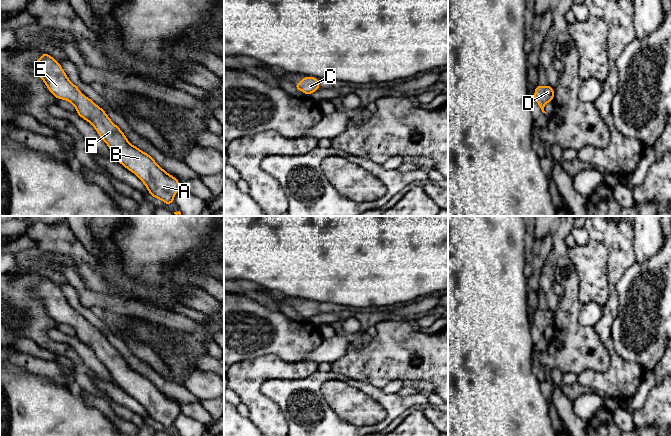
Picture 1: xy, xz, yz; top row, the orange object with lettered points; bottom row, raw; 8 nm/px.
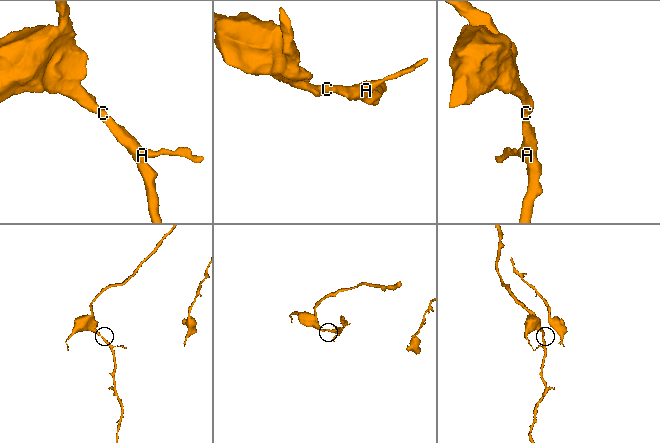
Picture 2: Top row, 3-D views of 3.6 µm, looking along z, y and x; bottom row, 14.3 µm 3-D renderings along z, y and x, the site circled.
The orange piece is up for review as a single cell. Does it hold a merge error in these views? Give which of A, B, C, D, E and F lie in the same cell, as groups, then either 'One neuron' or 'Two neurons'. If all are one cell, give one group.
Groups: A B C D E F. One neuron

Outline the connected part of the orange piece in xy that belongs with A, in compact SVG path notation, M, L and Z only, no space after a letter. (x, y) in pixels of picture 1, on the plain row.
M43 277L34 287L34 295L41 301L48 314L56 321L69 325L76 332L76 337L89 346L97 355L98 359L107 368L112 376L113 382L129 395L134 397L147 411L152 421L162 424L166 429L174 427L175 418L181 413L180 406L162 393L155 384L138 371L130 368L125 358L107 340L106 336L96 329L90 322L81 317L67 301L60 287L47 277Z

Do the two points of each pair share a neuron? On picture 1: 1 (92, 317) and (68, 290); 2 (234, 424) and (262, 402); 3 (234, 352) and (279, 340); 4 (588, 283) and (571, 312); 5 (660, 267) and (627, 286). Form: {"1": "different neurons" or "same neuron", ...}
{"1": "same neuron", "2": "different neurons", "3": "same neuron", "4": "different neurons", "5": "same neuron"}

